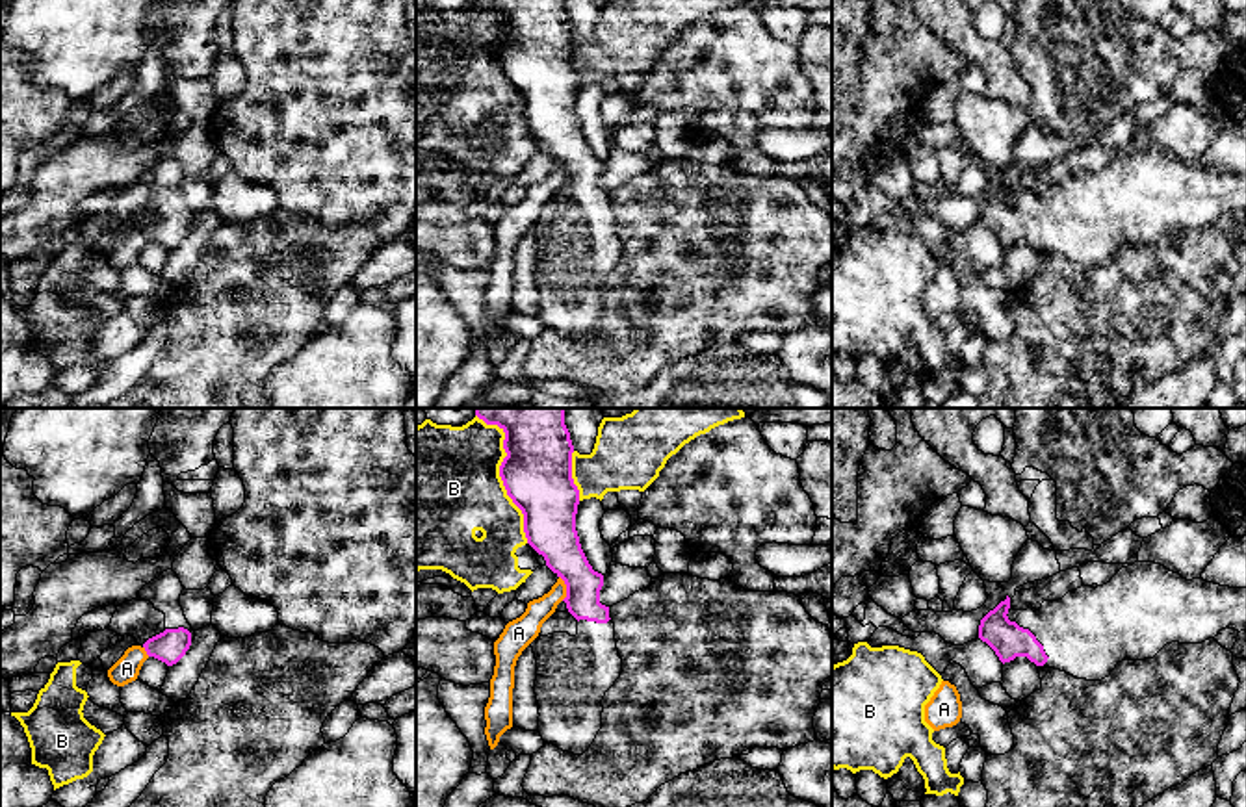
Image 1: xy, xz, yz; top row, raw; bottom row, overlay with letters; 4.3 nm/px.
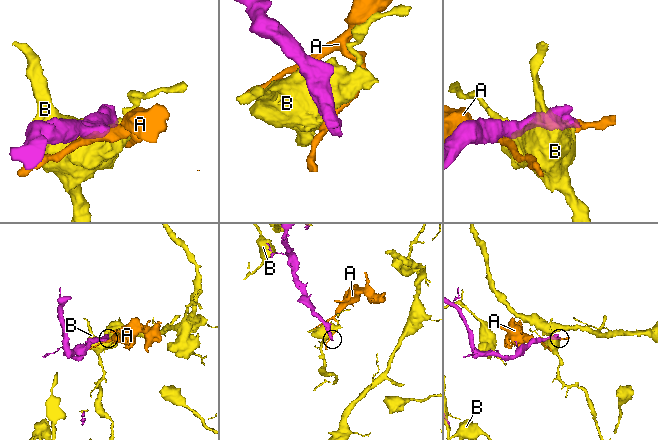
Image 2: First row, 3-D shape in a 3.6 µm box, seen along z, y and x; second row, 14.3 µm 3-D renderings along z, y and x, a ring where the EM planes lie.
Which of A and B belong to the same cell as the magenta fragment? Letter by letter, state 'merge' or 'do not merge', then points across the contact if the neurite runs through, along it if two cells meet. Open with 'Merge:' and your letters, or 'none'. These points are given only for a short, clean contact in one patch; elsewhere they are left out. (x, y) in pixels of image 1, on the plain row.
Merge: none
A: do not merge
B: do not merge

